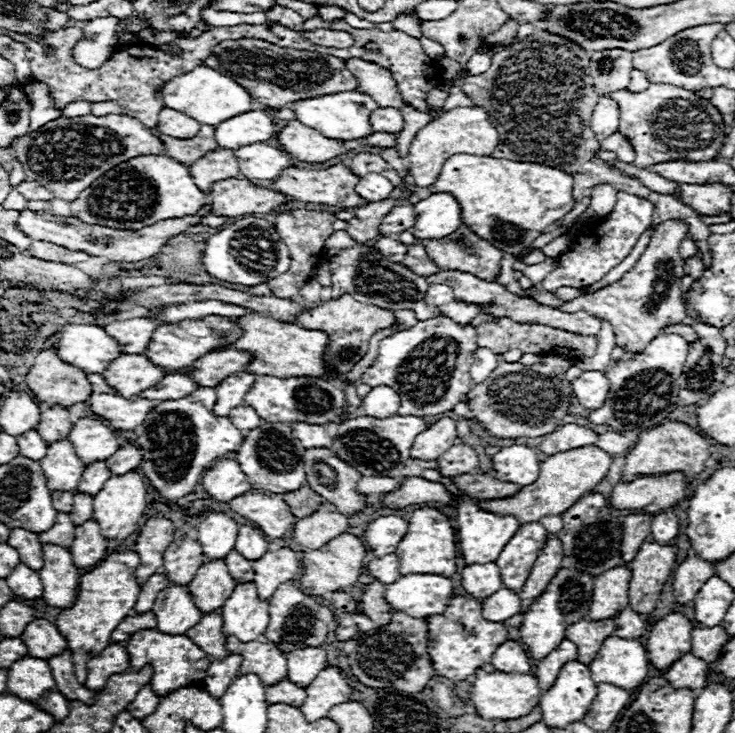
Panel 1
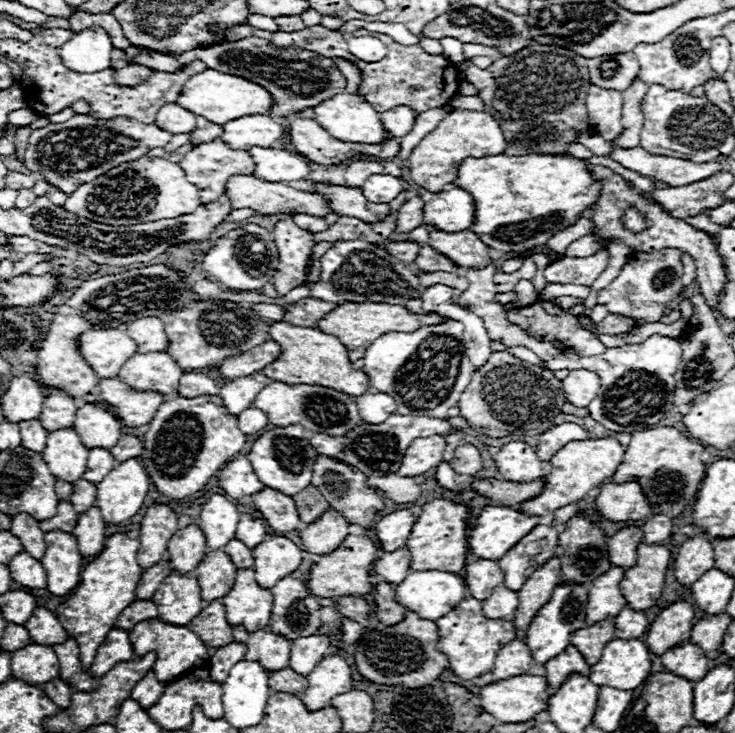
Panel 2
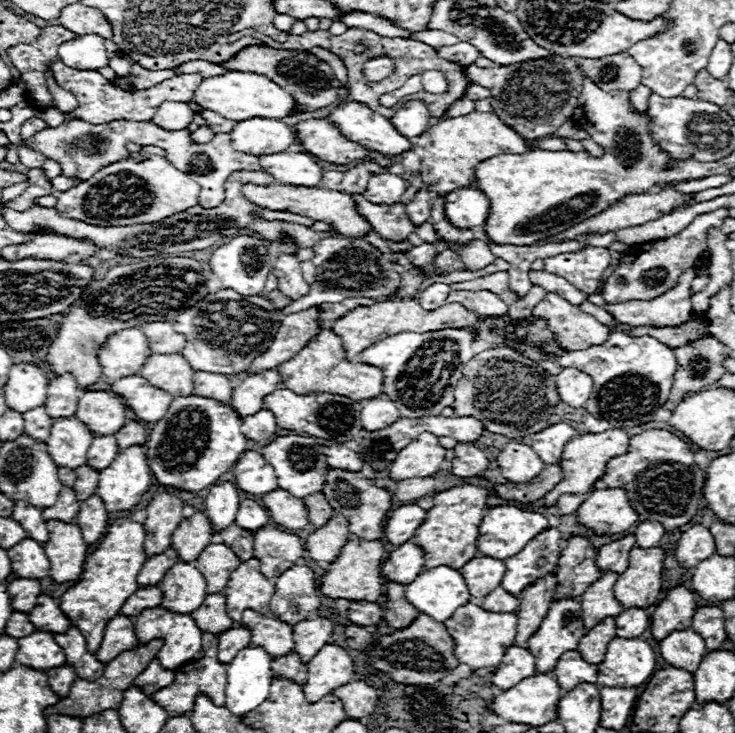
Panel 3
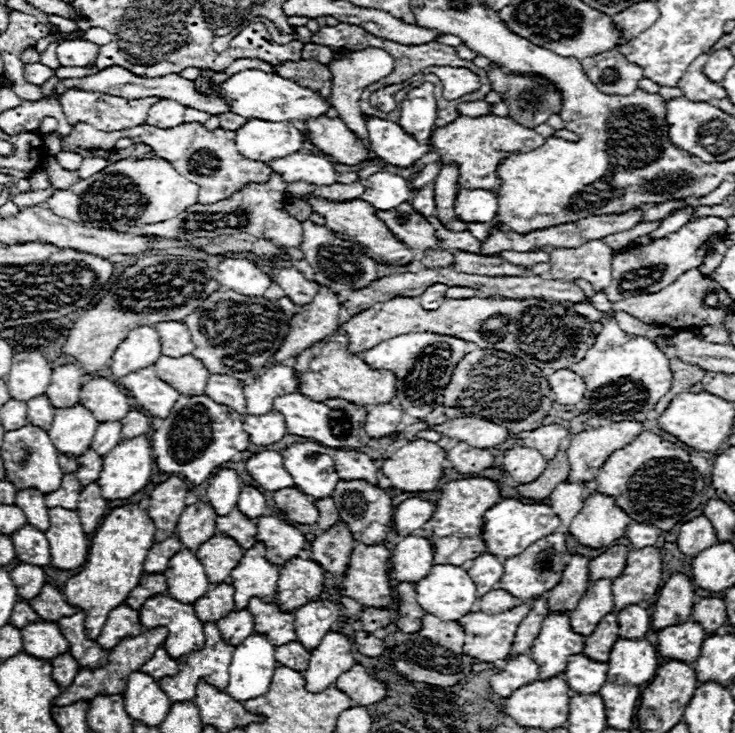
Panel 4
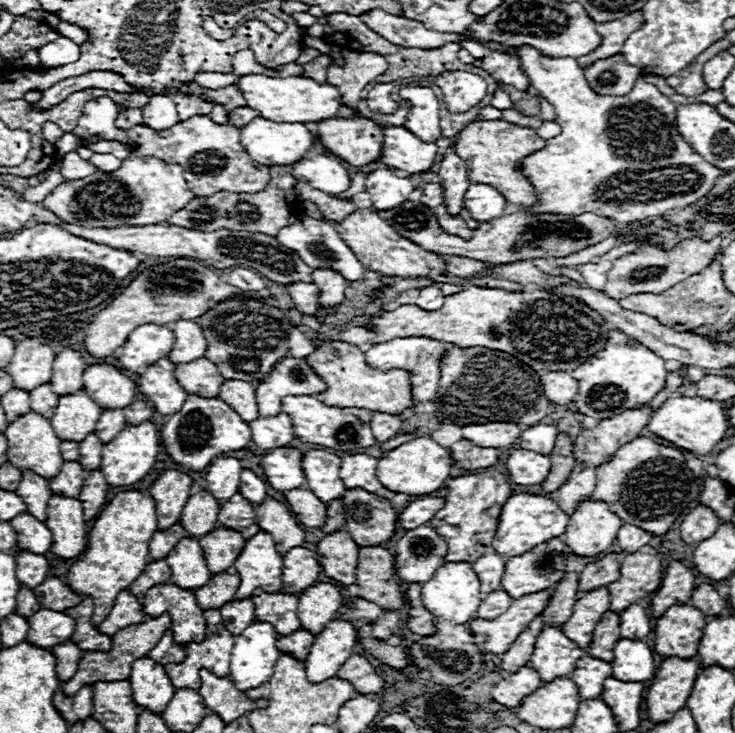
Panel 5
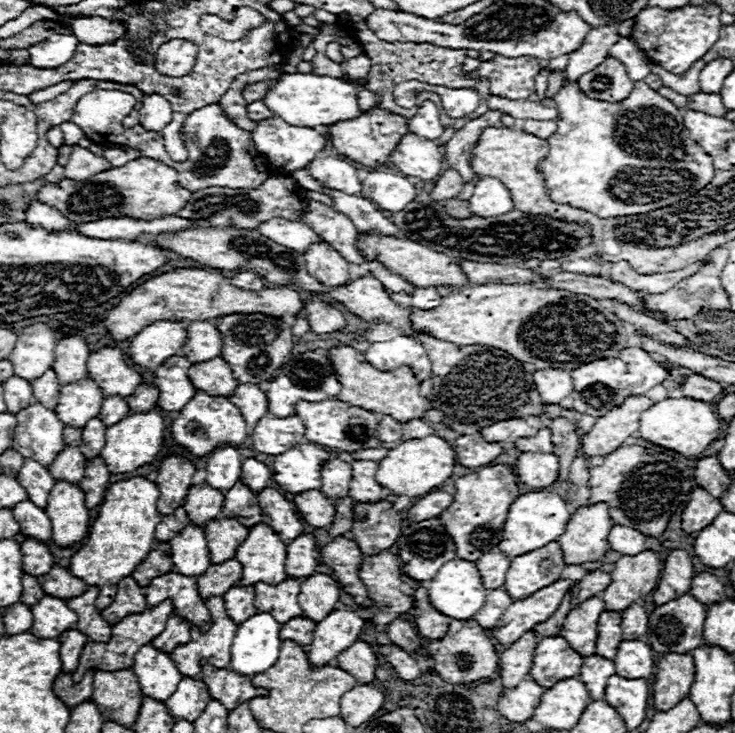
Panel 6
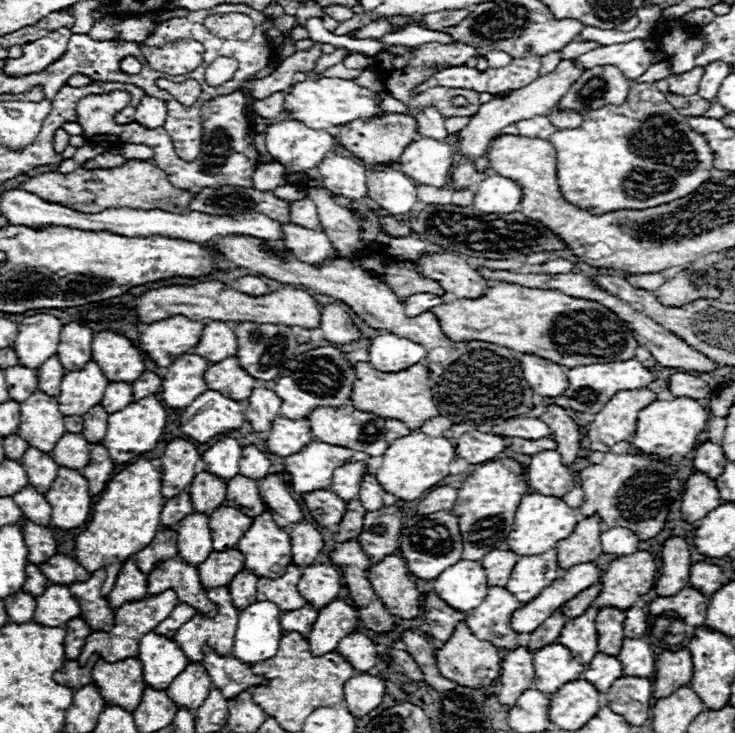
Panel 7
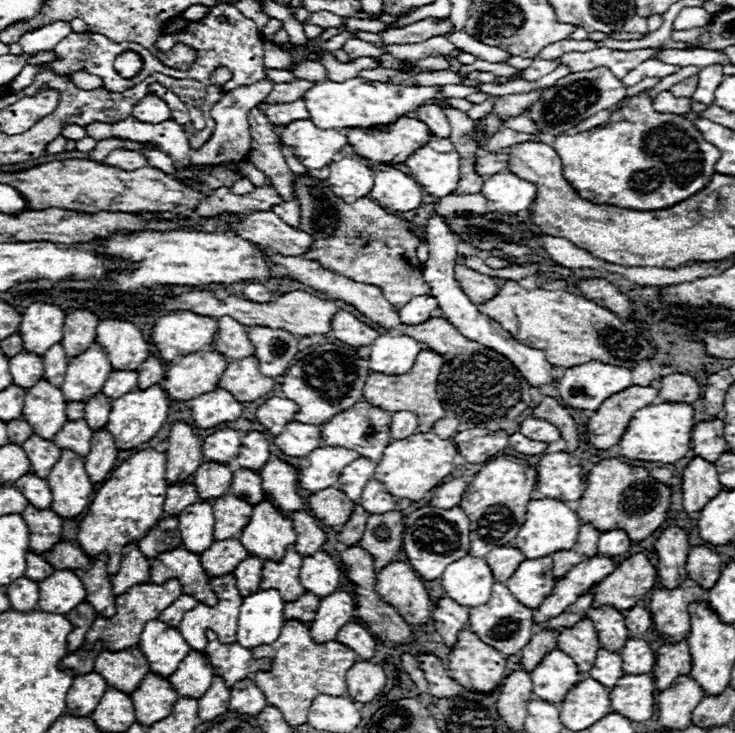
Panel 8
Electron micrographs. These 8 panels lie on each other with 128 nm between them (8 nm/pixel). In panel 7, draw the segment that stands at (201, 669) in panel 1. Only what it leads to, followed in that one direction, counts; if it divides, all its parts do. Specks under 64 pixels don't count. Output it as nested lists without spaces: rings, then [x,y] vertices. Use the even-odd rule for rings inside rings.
[[[180,558],[164,560],[148,574],[148,592],[150,594],[158,594],[168,588],[178,592],[180,602],[194,606],[198,612],[206,616],[214,616],[218,612],[218,606],[212,600],[208,600],[206,590],[202,588],[198,570]]]

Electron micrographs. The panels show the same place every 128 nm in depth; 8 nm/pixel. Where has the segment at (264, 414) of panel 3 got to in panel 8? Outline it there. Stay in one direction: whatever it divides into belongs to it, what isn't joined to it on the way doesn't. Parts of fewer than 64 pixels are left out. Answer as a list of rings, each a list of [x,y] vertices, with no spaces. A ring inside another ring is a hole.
[[[288,424],[286,432],[278,434],[274,444],[288,456],[306,456],[316,448],[322,448],[322,432],[314,424]]]

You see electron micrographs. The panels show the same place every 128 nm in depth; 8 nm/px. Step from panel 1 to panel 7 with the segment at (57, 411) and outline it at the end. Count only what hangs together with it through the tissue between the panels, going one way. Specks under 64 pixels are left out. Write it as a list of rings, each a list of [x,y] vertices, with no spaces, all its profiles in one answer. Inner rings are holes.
[[[70,322],[62,328],[60,344],[58,344],[58,358],[66,370],[82,368],[86,360],[90,360],[90,344],[92,344],[92,328],[80,324],[80,322]]]

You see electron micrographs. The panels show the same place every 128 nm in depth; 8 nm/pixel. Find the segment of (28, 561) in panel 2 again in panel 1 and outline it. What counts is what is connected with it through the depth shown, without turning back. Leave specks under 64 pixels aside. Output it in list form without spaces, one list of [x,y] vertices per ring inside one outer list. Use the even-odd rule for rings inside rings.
[[[22,562],[8,574],[6,582],[10,584],[10,590],[14,592],[14,596],[20,596],[26,600],[40,598],[42,590],[44,590],[42,582],[40,582],[40,574]]]

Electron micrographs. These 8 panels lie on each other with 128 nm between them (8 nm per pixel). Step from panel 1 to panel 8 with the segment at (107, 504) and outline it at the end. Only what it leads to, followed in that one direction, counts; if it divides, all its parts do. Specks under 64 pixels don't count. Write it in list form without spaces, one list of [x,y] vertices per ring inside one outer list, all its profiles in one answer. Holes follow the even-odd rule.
[[[158,384],[146,388],[146,390],[132,390],[120,398],[116,398],[112,402],[112,412],[108,416],[108,424],[106,428],[112,432],[116,446],[120,450],[130,450],[142,442],[148,442],[164,424],[166,416],[168,416],[168,394],[162,392],[162,388]]]

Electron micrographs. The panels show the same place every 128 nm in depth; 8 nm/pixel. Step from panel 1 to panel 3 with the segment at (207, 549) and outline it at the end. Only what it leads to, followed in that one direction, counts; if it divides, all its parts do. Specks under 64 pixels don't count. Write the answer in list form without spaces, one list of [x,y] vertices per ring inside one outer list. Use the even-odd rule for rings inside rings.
[[[222,482],[210,488],[210,494],[206,498],[206,514],[214,526],[214,532],[220,532],[228,524],[234,522],[238,512],[240,492],[238,486],[232,482]]]

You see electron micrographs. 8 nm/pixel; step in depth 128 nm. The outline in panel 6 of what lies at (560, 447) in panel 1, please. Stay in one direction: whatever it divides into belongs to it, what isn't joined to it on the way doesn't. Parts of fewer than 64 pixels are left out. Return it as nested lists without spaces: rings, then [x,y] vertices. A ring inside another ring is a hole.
[[[540,428],[540,432],[532,438],[518,438],[514,444],[520,452],[552,452],[552,432],[548,428]]]

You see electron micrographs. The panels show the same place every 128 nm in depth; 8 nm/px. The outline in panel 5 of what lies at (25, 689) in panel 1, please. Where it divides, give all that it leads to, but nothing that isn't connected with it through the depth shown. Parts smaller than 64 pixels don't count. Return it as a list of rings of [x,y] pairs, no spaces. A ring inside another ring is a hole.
[[[40,608],[36,614],[30,616],[30,632],[26,640],[30,644],[52,648],[54,644],[60,644],[62,640],[68,640],[74,632],[76,620],[64,612]]]

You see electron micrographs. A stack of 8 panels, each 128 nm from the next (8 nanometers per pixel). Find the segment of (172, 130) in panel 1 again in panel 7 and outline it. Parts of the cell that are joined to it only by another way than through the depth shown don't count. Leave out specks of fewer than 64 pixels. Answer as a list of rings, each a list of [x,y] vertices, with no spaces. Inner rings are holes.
[[[144,96],[142,102],[136,106],[136,122],[146,126],[146,128],[158,128],[166,122],[168,110],[166,104],[158,98]]]

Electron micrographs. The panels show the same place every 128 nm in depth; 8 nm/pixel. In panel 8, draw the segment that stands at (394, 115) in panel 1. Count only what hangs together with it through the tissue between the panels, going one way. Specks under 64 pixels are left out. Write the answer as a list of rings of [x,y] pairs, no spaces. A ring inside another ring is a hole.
[[[422,106],[414,118],[418,118],[420,122],[426,122],[430,128],[432,128],[432,134],[434,136],[440,136],[440,138],[448,138],[450,136],[450,124],[448,124],[448,118],[446,114],[442,112],[440,106]]]

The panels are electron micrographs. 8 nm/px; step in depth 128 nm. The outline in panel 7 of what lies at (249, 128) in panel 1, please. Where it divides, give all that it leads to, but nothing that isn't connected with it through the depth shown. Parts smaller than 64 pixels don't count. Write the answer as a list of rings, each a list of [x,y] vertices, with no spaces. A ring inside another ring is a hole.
[[[278,120],[266,132],[266,150],[290,170],[316,168],[338,144],[326,130],[314,130],[298,120]]]

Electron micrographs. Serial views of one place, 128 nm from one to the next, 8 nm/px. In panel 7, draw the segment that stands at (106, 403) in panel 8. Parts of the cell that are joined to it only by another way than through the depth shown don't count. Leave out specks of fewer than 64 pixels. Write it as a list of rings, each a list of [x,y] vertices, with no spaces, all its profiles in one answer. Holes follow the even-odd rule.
[[[96,404],[94,408],[90,408],[86,414],[84,414],[84,436],[86,440],[90,440],[90,444],[96,444],[96,442],[102,442],[104,434],[106,434],[106,422],[108,414],[104,412],[102,404]]]

